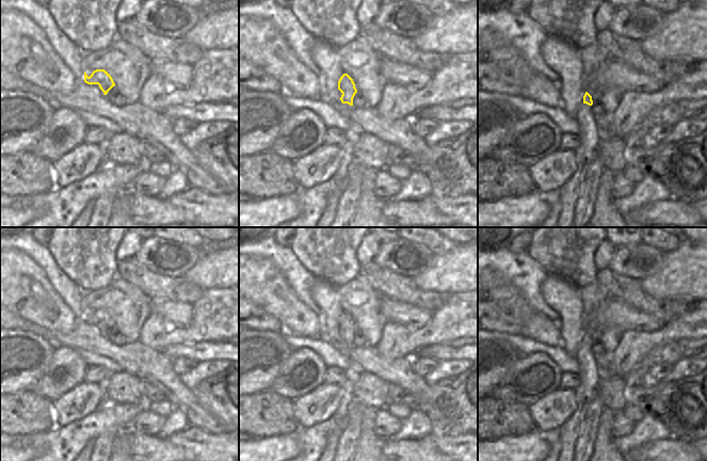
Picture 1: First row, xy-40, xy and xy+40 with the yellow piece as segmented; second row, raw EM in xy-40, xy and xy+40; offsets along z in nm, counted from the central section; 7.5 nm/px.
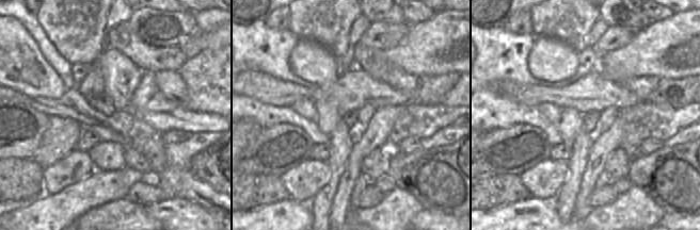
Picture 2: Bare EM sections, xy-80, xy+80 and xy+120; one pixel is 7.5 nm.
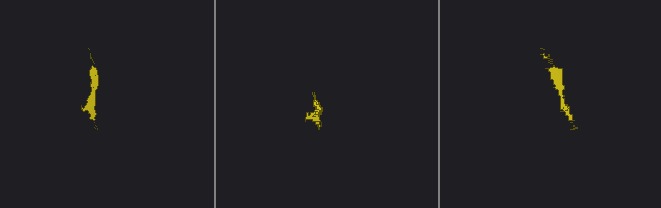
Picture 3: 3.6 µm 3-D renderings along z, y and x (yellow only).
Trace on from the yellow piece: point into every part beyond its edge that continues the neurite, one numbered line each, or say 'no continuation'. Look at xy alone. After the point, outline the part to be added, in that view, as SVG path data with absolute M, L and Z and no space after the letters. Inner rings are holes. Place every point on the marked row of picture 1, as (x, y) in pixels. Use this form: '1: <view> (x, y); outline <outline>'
1: xy (342, 108); outline M335 104L334 105L338 111L343 115L347 116L347 113L353 108L353 106L350 106L348 104Z

